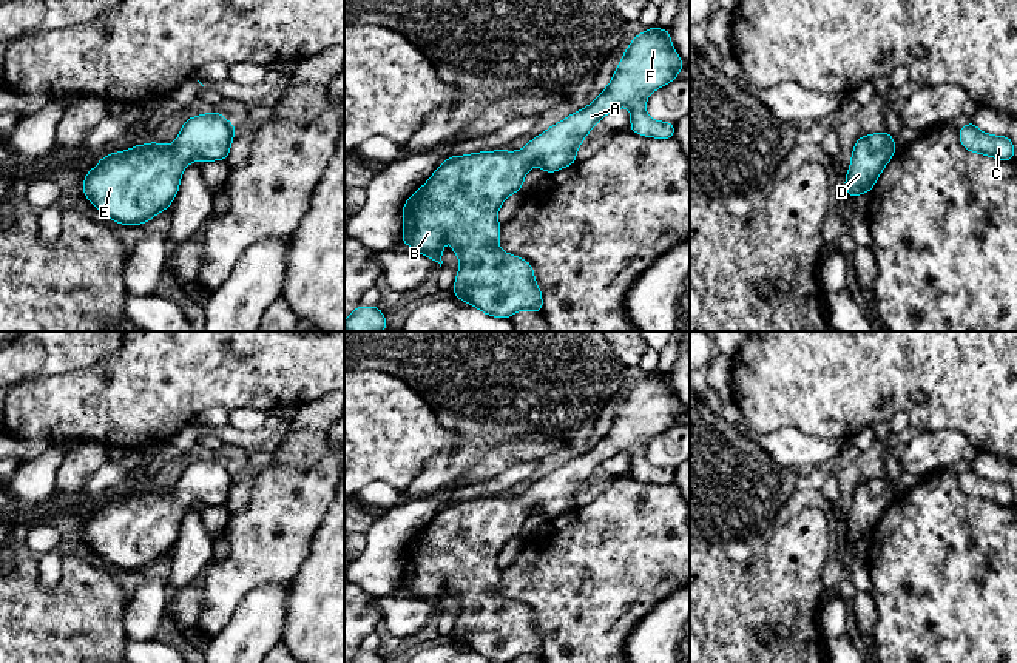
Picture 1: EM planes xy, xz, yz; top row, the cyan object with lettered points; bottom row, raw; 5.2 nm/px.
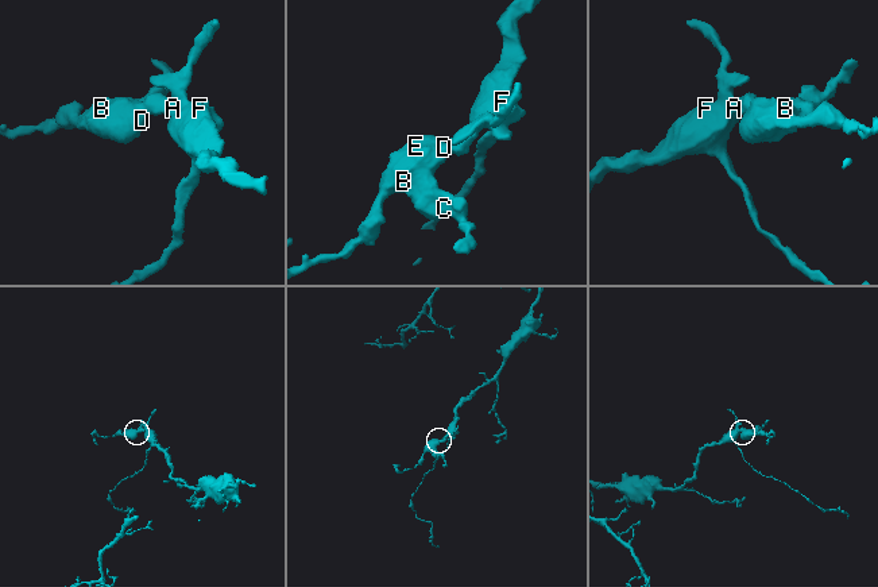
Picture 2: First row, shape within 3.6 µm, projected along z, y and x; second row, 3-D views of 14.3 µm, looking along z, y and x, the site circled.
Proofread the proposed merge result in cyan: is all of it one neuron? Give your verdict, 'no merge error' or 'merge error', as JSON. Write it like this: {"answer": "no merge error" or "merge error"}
{"answer": "no merge error"}

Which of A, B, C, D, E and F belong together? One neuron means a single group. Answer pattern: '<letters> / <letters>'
A B C D E F

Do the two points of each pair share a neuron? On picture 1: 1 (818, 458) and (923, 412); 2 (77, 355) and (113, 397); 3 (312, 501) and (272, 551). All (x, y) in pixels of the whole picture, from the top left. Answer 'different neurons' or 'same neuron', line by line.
1: different neurons
2: different neurons
3: same neuron

